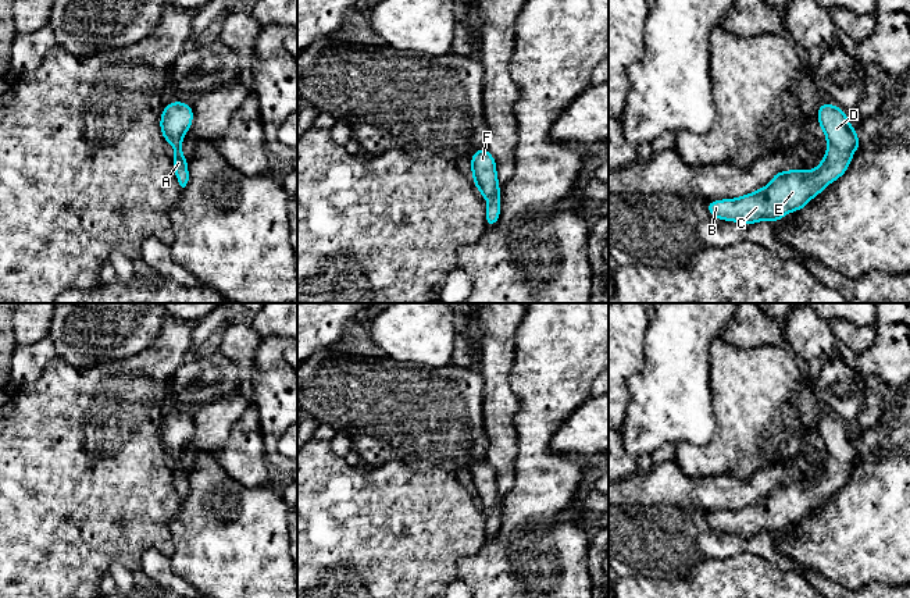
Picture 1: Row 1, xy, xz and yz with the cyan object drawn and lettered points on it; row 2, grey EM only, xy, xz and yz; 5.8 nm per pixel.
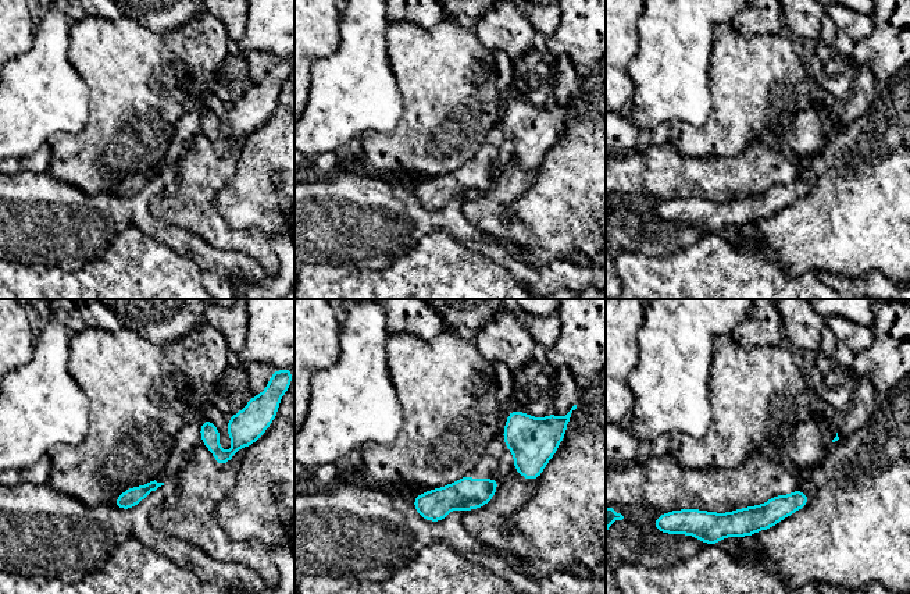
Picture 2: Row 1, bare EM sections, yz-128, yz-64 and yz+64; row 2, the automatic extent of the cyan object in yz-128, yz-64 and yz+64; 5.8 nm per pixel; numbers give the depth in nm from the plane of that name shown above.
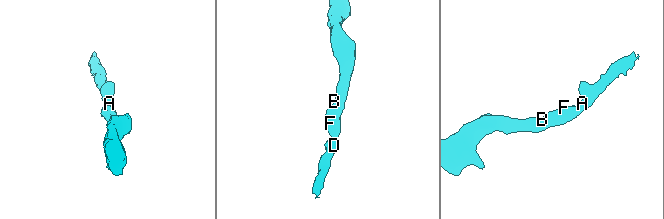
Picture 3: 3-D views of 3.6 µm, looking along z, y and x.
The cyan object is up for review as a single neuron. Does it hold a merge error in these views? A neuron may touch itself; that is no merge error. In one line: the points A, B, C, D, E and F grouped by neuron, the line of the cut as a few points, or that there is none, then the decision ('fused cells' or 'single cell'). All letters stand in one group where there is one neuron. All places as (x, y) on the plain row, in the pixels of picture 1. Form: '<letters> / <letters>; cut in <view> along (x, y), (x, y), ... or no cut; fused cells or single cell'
A B C D E F; no cut; single cell

